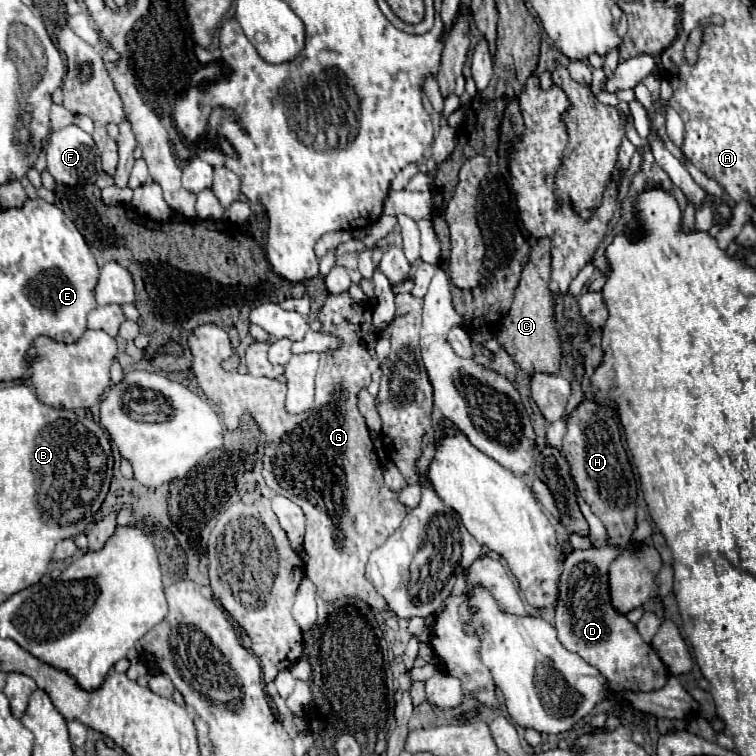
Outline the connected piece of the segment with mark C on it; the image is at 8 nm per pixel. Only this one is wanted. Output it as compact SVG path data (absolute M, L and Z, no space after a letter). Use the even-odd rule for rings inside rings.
M538 239L538 243L530 251L528 265L522 271L522 279L520 279L520 285L516 289L512 309L506 315L506 319L502 321L504 329L500 329L498 335L496 335L500 347L504 347L506 353L510 353L514 363L518 363L520 369L526 375L534 375L534 373L554 375L560 369L562 353L560 353L558 331L554 329L554 321L552 321L554 295L548 289L550 261L552 261L550 241L548 239Z

